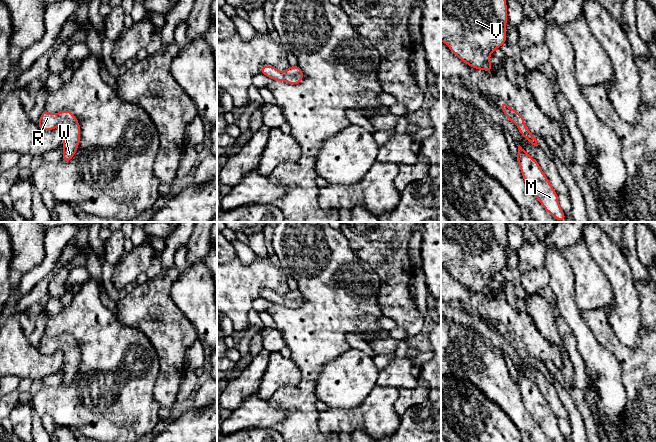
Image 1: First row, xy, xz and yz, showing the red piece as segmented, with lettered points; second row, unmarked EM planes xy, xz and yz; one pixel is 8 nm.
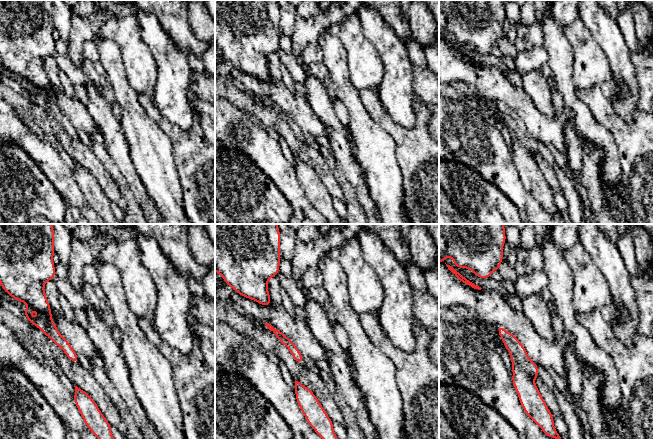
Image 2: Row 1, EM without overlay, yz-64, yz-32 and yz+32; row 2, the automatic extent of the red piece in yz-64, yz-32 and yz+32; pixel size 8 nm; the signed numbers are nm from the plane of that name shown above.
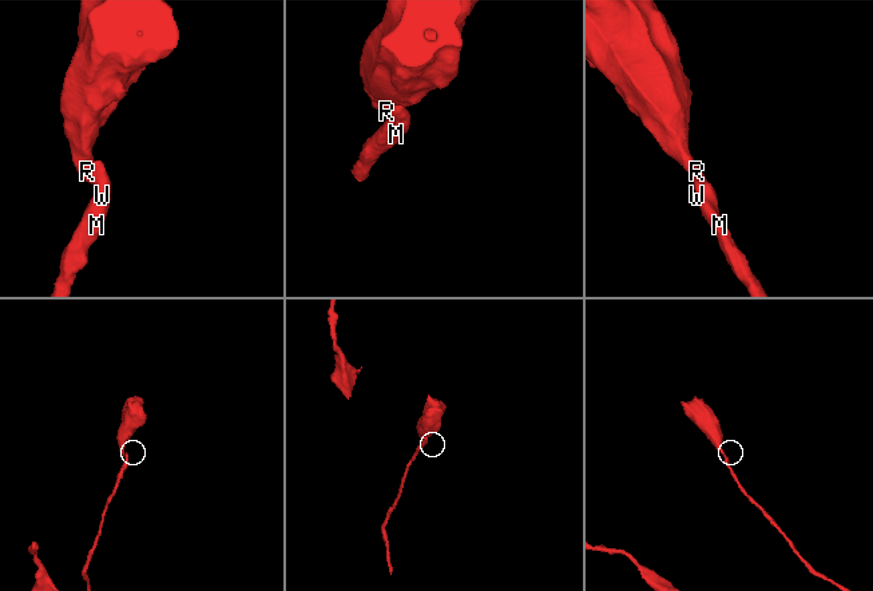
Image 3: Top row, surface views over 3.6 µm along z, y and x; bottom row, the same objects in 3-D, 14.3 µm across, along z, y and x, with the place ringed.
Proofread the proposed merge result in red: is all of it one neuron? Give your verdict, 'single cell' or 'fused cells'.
single cell

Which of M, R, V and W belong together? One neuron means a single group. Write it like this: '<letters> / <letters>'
M R V W

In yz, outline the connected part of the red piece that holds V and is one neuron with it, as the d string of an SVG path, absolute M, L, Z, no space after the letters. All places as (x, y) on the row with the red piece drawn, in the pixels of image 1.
M441 0L441 41L472 68L491 71L490 55L506 42L506 0Z

